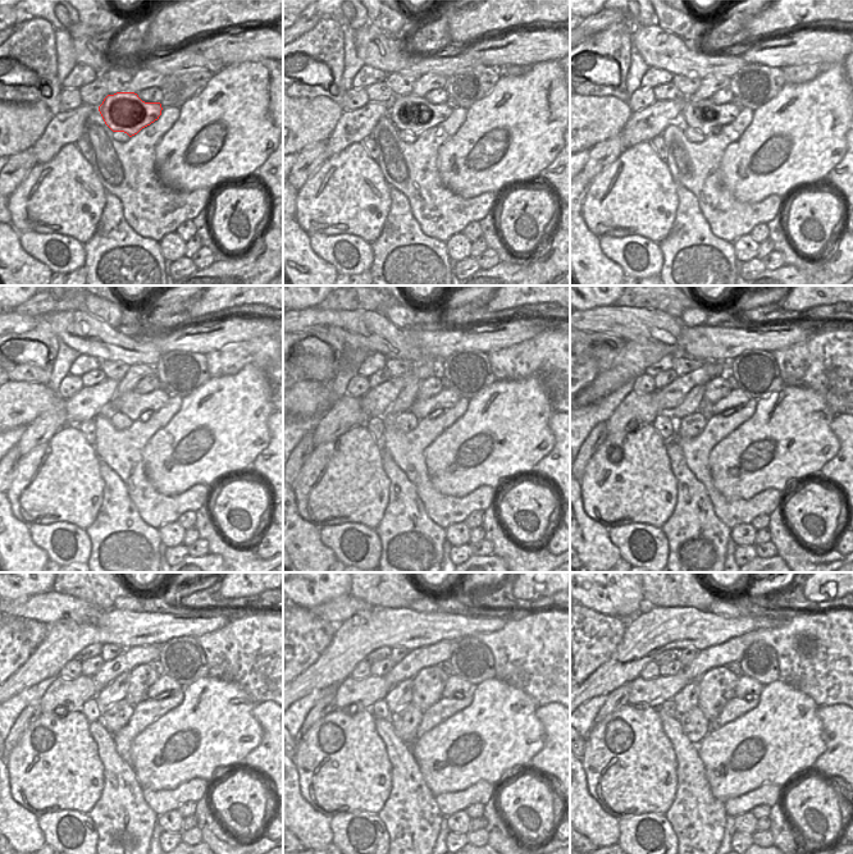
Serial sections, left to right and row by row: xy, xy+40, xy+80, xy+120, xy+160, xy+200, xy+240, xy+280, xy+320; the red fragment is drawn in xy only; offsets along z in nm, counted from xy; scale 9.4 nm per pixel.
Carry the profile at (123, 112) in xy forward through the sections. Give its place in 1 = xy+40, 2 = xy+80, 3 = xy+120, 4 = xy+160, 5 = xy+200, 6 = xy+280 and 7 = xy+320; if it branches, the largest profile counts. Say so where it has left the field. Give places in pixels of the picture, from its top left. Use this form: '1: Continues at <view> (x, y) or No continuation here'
1: Continues at xy+40 (410, 113)
2: Continues at xy+80 (705, 115)
3: Continues at xy+120 (136, 406)
4: Continues at xy+160 (447, 398)
5: Continues at xy+200 (737, 398)
6: Continues at xy+280 (455, 685)
7: Continues at xy+320 (746, 685)

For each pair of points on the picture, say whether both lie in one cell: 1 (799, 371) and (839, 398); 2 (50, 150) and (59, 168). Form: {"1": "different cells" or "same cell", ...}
{"1": "same cell", "2": "different cells"}

